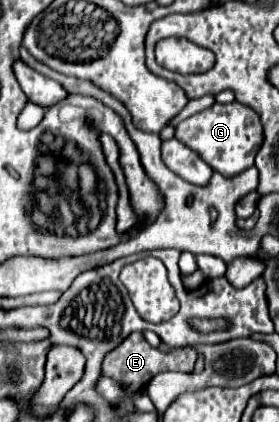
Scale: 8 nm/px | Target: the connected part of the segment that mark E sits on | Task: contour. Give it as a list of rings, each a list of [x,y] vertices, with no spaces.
[[[131,333],[123,345],[119,345],[115,351],[107,353],[103,361],[103,375],[111,379],[119,379],[121,383],[131,383],[131,387],[145,387],[151,377],[155,377],[161,371],[183,371],[183,373],[193,373],[193,365],[197,361],[197,351],[193,347],[185,349],[175,349],[175,351],[159,351],[151,347],[143,333]]]

